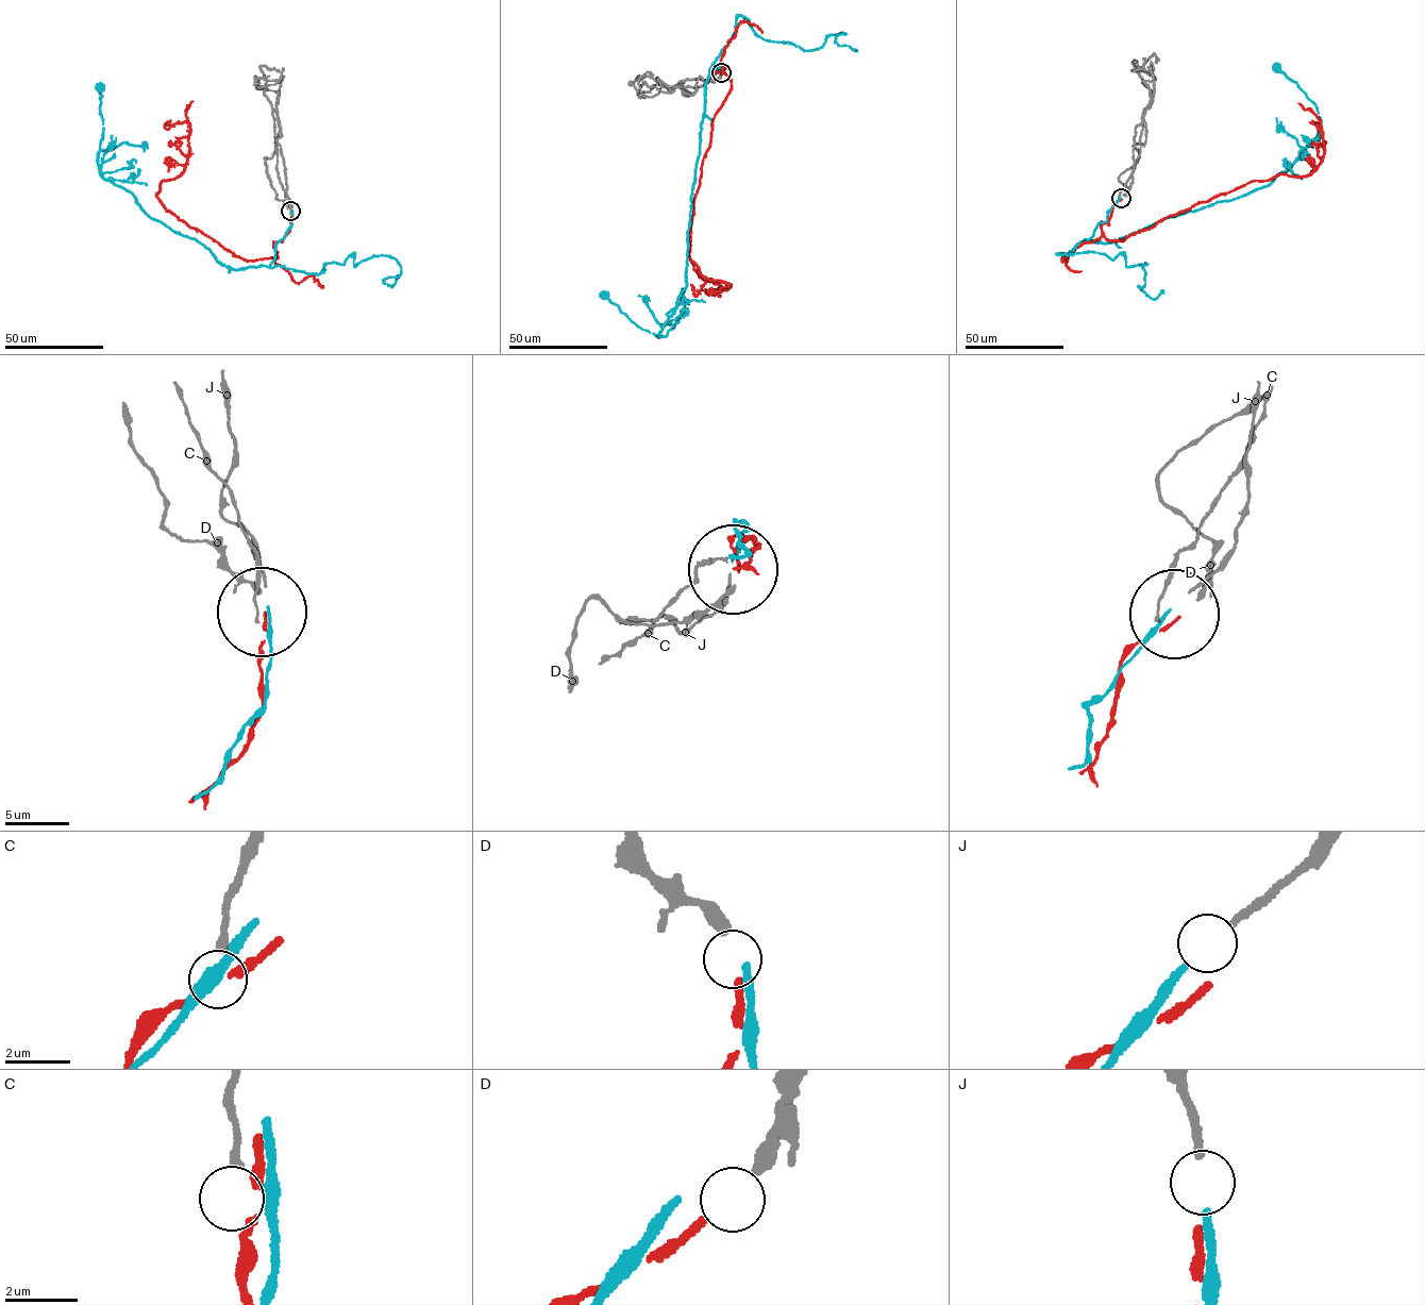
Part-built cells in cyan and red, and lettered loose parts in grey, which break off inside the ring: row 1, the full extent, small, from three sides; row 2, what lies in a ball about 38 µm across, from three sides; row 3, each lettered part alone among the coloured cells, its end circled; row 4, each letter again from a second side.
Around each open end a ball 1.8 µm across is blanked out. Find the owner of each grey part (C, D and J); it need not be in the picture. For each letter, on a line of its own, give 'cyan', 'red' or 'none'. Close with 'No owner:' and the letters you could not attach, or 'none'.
C: none
D: red
J: cyan
No owner: C

